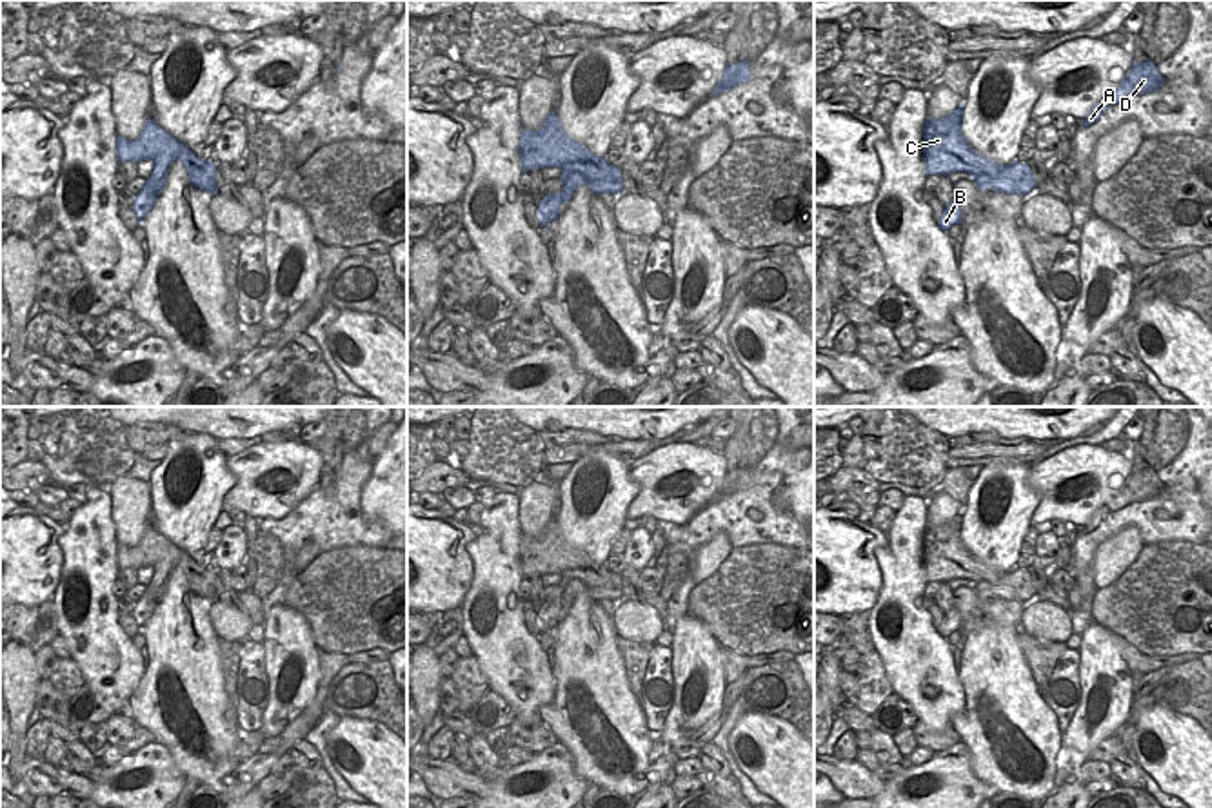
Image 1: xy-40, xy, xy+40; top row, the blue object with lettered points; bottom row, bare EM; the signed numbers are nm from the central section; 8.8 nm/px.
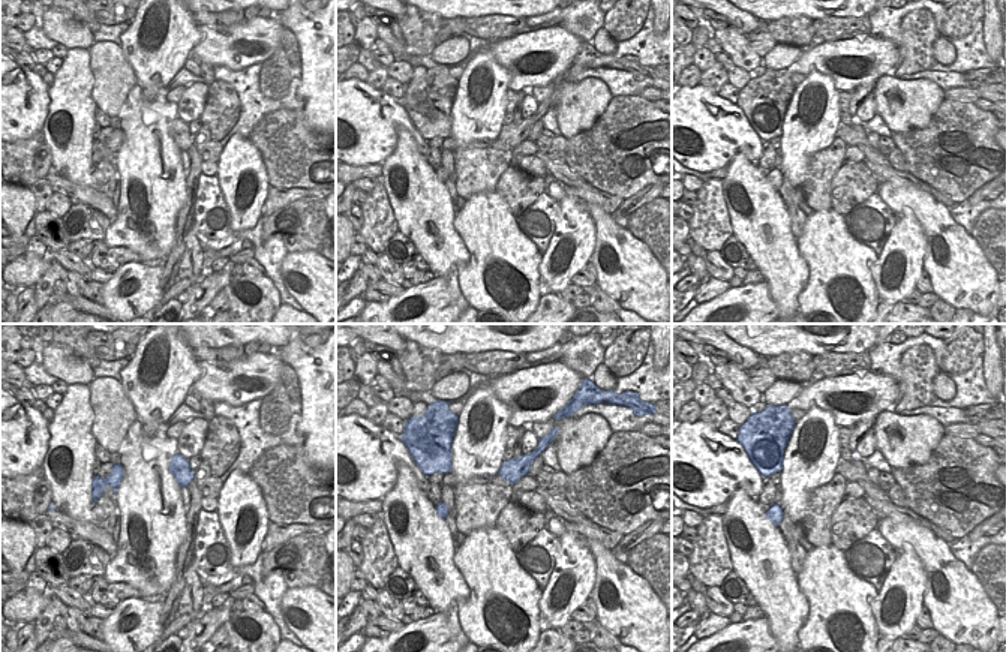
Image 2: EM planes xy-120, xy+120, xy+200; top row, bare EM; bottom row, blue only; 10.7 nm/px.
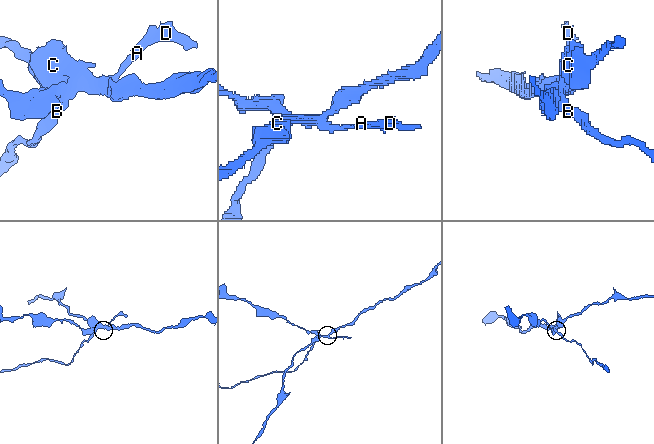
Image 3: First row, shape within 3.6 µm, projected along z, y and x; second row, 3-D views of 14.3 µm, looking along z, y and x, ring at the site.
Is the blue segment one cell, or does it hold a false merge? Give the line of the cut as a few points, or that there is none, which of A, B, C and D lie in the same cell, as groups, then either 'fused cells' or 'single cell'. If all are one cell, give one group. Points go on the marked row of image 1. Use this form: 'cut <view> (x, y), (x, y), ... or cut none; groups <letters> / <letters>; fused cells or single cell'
cut xy+40 (973, 175), (987, 175), (996, 187); groups A C D / B; fused cells

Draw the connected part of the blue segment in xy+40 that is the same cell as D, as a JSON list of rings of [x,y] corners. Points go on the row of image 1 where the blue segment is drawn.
[[[1132,60],[1132,67],[1123,78],[1123,82],[1110,91],[1103,100],[1099,100],[1088,113],[1088,116],[1081,122],[1083,127],[1088,127],[1098,122],[1098,118],[1110,107],[1130,96],[1147,94],[1157,91],[1165,84],[1165,78],[1156,69],[1156,64],[1145,60],[1136,64]]]

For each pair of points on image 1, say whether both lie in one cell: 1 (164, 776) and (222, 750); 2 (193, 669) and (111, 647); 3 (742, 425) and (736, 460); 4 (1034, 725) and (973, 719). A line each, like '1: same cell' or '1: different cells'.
1: different cells
2: different cells
3: same cell
4: same cell

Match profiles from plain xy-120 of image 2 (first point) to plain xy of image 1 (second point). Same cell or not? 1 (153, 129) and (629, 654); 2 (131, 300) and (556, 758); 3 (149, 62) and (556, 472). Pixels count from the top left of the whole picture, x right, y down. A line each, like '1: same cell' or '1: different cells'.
1: different cells
2: same cell
3: different cells

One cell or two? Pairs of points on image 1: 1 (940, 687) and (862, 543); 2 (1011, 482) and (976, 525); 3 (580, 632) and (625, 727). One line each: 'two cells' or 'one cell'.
1: two cells
2: one cell
3: one cell

